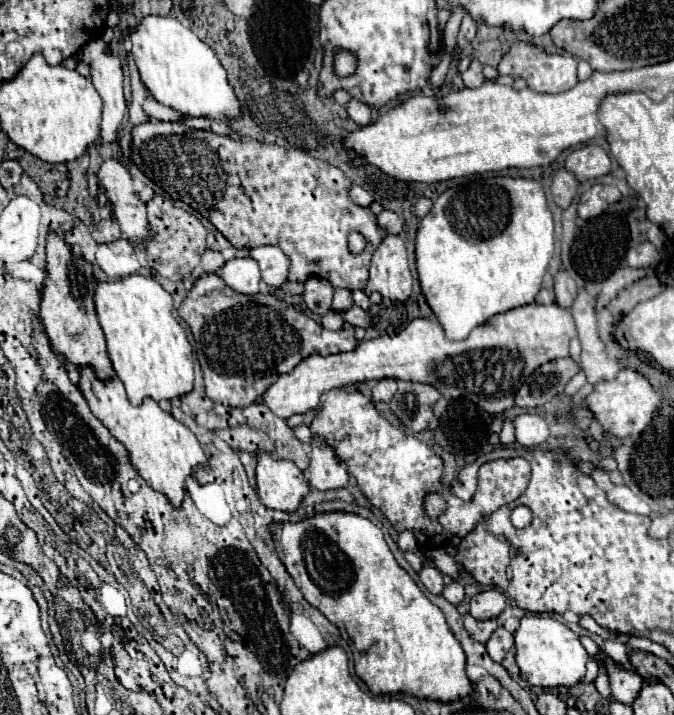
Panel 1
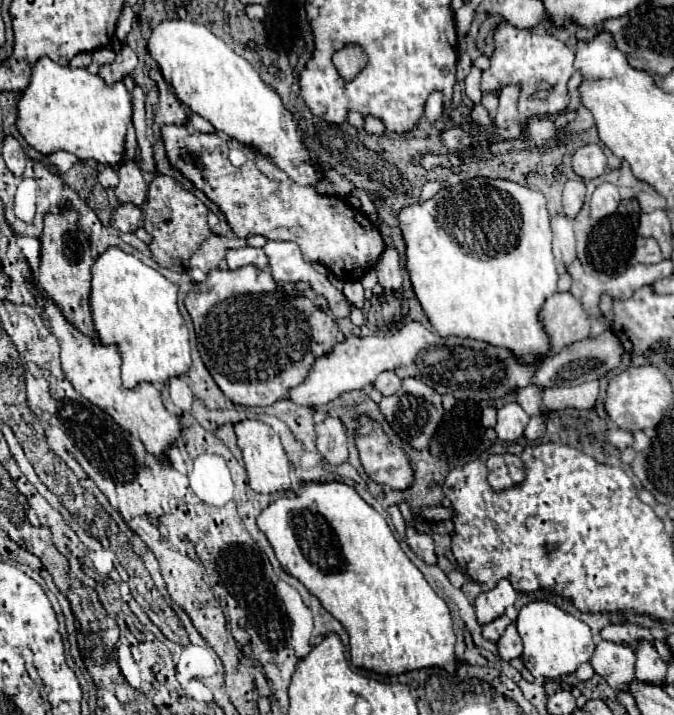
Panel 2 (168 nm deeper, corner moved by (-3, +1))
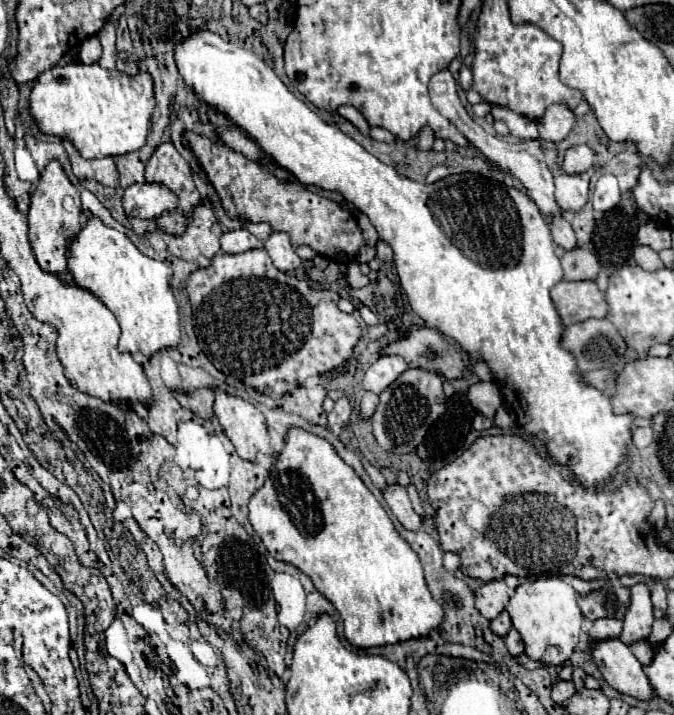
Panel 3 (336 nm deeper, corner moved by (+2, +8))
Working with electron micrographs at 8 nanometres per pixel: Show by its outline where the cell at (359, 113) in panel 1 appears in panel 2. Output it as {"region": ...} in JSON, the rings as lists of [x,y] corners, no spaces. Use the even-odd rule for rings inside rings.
{"region":[[[366,115],[366,117],[364,117],[364,129],[366,129],[368,133],[374,133],[374,135],[382,135],[382,133],[386,131],[384,123],[382,123],[378,117],[372,117],[372,115]]]}

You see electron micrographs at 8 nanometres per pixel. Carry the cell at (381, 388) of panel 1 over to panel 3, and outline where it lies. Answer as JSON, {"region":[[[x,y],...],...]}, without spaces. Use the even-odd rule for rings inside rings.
{"region":[[[379,356],[377,362],[373,362],[363,378],[363,388],[369,392],[383,392],[389,384],[393,384],[397,380],[397,376],[401,376],[405,370],[409,368],[409,364],[401,358],[401,356]]]}

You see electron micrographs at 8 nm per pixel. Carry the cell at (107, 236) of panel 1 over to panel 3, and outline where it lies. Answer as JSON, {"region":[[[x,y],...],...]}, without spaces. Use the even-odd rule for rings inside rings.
{"region":[[[133,184],[123,194],[123,208],[129,218],[159,218],[163,212],[175,212],[177,194],[165,184]]]}

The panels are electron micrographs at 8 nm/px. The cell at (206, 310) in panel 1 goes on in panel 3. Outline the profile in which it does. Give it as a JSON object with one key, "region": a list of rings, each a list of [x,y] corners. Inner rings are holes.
{"region":[[[253,248],[247,252],[239,252],[239,254],[217,254],[209,268],[197,268],[187,278],[187,294],[189,294],[191,306],[193,306],[193,314],[195,314],[195,334],[199,338],[199,346],[205,352],[205,356],[213,362],[213,366],[217,370],[221,370],[223,374],[233,376],[247,386],[253,386],[261,394],[267,394],[271,398],[281,398],[285,392],[291,390],[291,386],[297,388],[297,378],[311,376],[313,364],[343,364],[343,362],[347,362],[353,356],[353,348],[357,346],[359,338],[363,336],[363,326],[357,318],[353,318],[351,314],[345,314],[337,308],[339,294],[335,290],[315,290],[309,286],[307,280],[299,280],[295,276],[289,276],[289,274],[277,270],[273,264],[271,266],[269,264],[271,264],[271,260],[269,260],[269,254],[265,252],[265,248]]]}

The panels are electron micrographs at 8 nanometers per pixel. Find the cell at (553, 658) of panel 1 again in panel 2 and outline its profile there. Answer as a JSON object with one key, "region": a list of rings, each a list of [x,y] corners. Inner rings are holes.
{"region":[[[534,601],[524,605],[518,613],[516,627],[524,641],[524,665],[536,679],[558,679],[562,675],[570,675],[580,667],[580,663],[590,661],[596,649],[592,631],[586,623],[546,601]]]}

